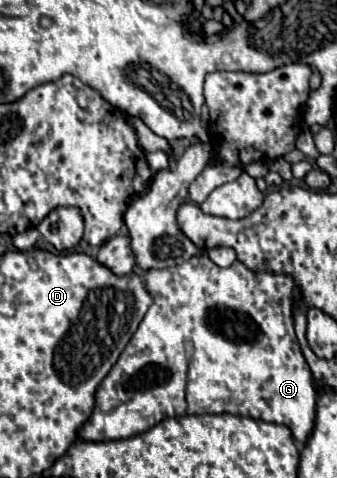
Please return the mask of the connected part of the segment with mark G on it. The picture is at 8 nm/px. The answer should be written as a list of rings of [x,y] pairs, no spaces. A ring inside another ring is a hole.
[[[203,252],[185,264],[149,270],[145,286],[153,296],[153,306],[147,310],[117,364],[99,384],[95,392],[95,408],[77,432],[81,440],[103,442],[131,438],[159,424],[167,416],[205,412],[251,416],[265,422],[285,424],[295,440],[307,442],[307,434],[311,434],[311,418],[315,418],[315,388],[311,370],[293,330],[291,302],[297,296],[297,290],[291,278],[247,270],[239,260],[227,268],[219,268]],[[183,340],[191,340],[195,346],[191,358],[185,354]]]

